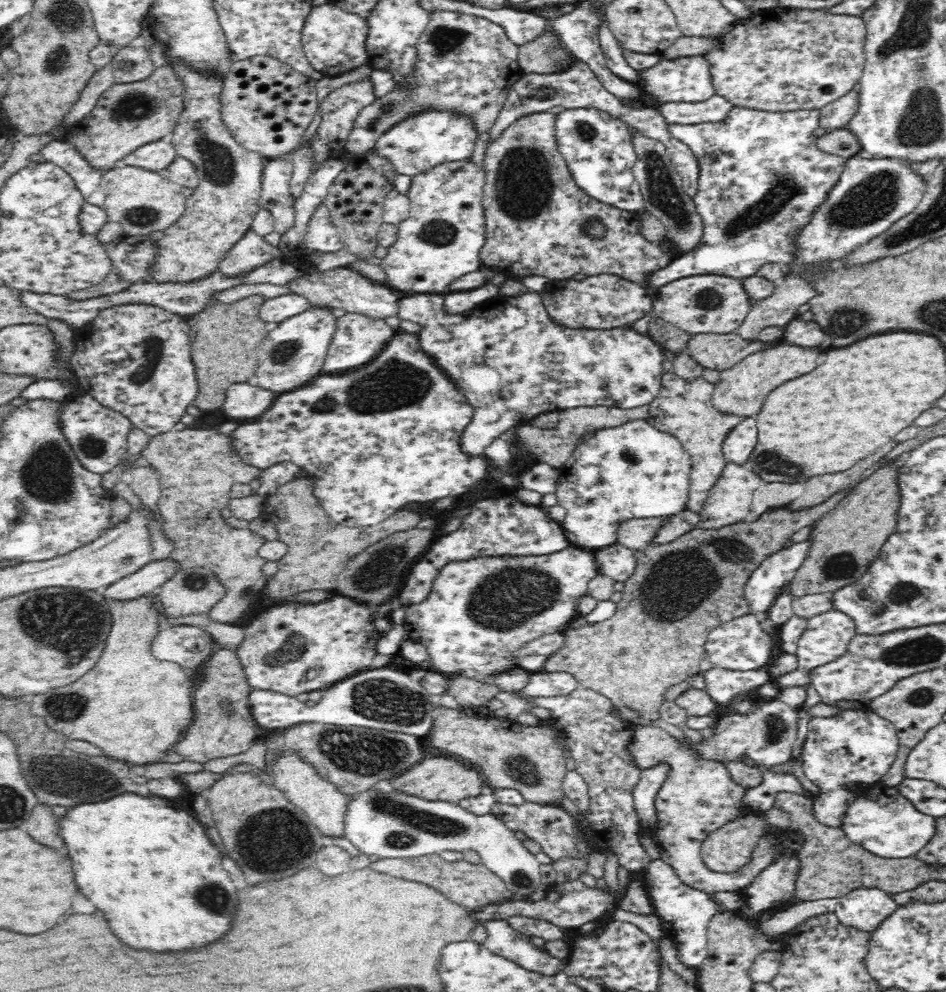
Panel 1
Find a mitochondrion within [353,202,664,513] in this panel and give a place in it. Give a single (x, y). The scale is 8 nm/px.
(437, 232)

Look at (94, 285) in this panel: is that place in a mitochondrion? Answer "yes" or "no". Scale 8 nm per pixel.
no

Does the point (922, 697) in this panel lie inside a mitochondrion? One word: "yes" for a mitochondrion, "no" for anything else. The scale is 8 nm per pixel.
yes

